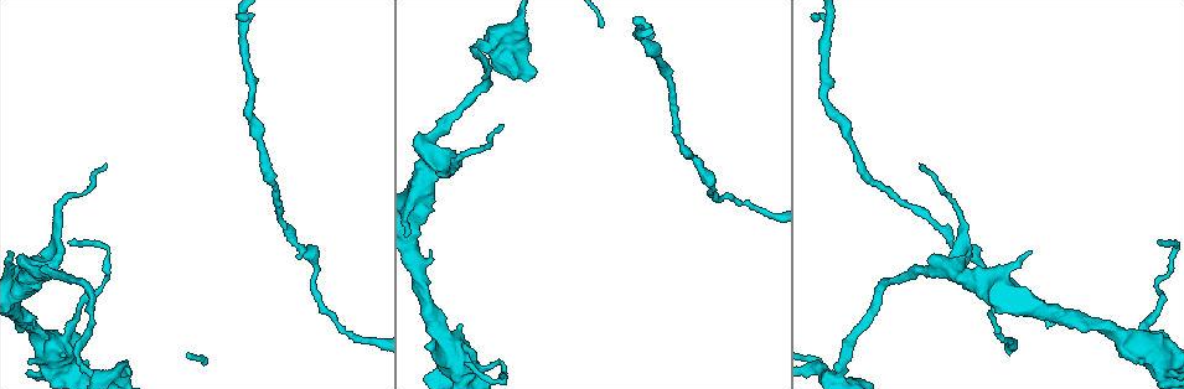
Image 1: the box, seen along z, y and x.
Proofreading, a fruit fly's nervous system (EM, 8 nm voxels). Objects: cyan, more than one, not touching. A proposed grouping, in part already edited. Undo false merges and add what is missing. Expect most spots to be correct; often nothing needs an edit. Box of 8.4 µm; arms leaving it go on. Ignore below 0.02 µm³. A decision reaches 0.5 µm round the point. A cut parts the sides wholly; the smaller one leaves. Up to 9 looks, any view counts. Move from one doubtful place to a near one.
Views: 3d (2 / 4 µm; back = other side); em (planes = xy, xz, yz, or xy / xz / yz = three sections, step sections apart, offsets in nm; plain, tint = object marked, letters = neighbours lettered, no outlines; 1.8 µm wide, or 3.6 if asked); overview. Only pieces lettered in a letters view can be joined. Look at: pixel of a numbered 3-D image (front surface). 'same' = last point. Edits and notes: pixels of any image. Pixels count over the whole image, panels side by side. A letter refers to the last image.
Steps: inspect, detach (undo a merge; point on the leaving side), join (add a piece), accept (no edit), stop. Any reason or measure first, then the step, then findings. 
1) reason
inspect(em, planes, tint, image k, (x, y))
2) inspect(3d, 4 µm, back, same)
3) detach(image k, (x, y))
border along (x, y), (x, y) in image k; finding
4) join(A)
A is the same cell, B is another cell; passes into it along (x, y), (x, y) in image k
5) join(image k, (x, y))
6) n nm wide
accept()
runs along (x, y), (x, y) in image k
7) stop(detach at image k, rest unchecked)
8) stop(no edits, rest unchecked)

inspect(3d, 4 µm, image 1, (293, 244))

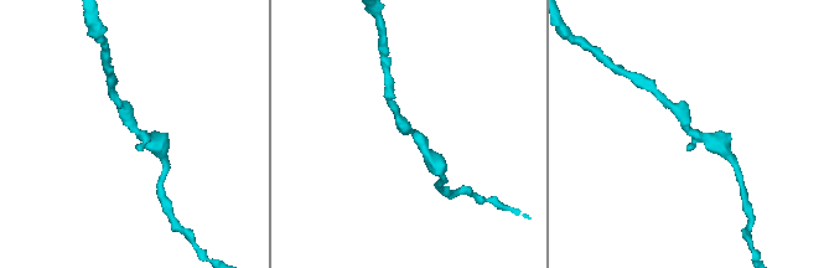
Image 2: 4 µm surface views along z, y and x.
inspect(em, planes, tint, image 2, (686, 128))

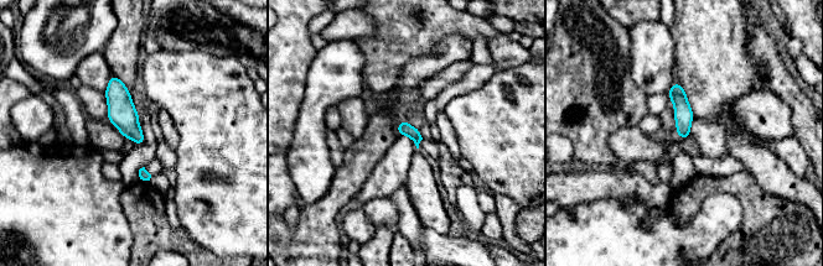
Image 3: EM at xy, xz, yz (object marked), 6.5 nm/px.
inspect(em, planes, letters, same)

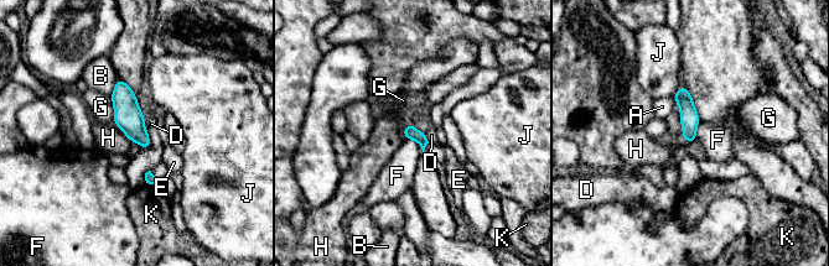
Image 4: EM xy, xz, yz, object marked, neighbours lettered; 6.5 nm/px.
G touches over 190 nm
accept()
A, B, D, E, F, G, H, J and K are other cells; border along (405, 137), (412, 137), (423, 151) in image 4; continuous, no second cell

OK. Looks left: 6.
thin end
inspect(3d, 2 µm, image 1, (1160, 242))

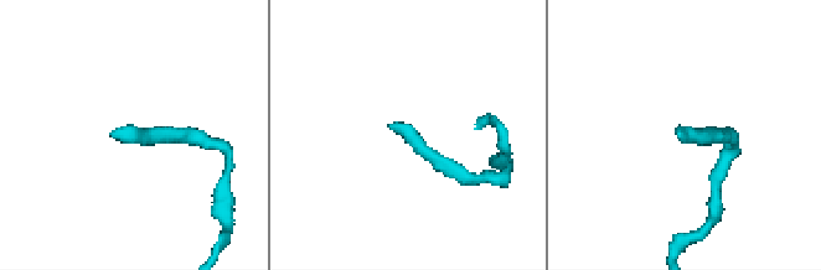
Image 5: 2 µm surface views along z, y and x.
now the EM
inspect(em, planes, letters, image 5, (676, 133))

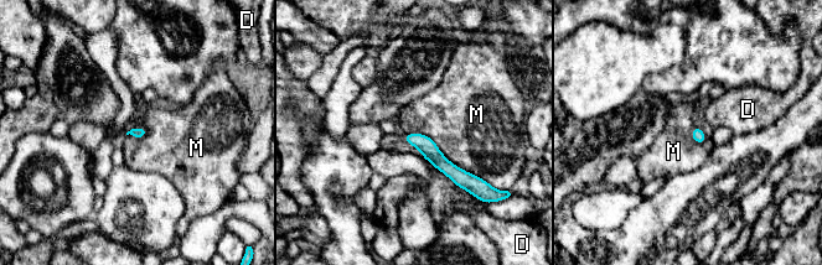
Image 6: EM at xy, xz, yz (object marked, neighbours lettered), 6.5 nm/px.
accept()
D and M are other cells; border along (404, 133), (425, 134), (486, 182) in image 6; no lettered piece goes on from it

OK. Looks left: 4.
calibre changes
inspect(em, 3.6 µm, planes, letters, image 1, (1145, 335))

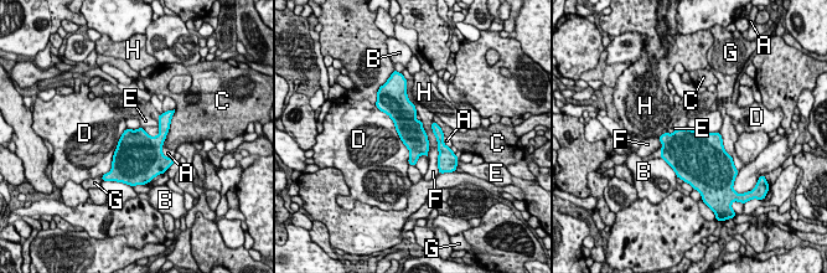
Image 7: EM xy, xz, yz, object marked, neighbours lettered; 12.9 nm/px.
D touches over 800 nm
accept()
A, B, C, D, E, F, G and H are other cells; border along (686, 127), (675, 130) in image 7; all the same cell

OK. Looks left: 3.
small branch off a trunk
inspect(em, planes, letters, image 1, (88, 373))

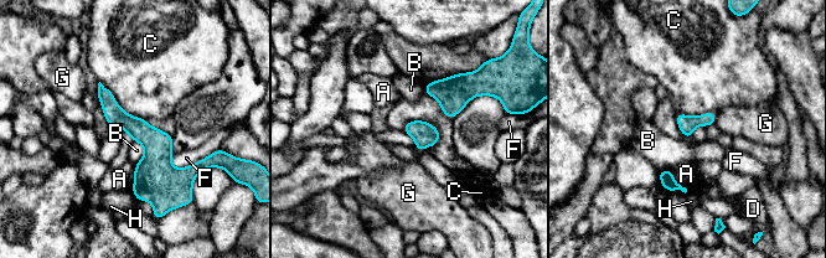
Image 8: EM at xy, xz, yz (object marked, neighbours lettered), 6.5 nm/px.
accept()
A, B, C, D, F, G and H are other cells; runs along (101, 88), (156, 149), (158, 199) in image 8; all the same cell

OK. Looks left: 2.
stop(no edits, rest unchecked)

